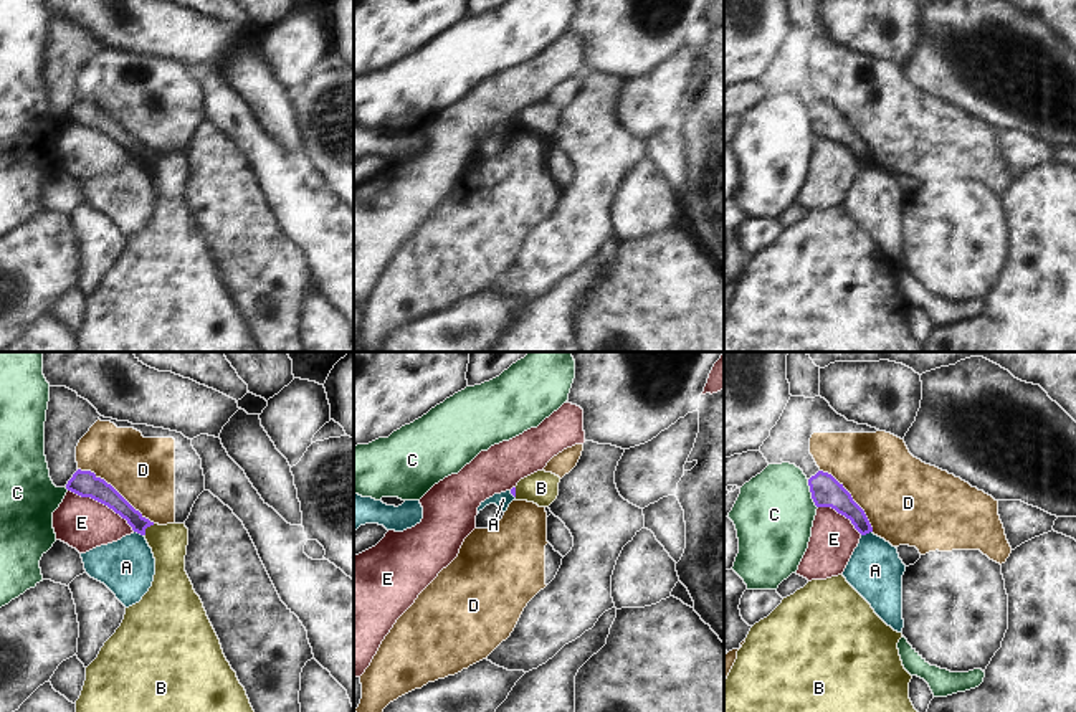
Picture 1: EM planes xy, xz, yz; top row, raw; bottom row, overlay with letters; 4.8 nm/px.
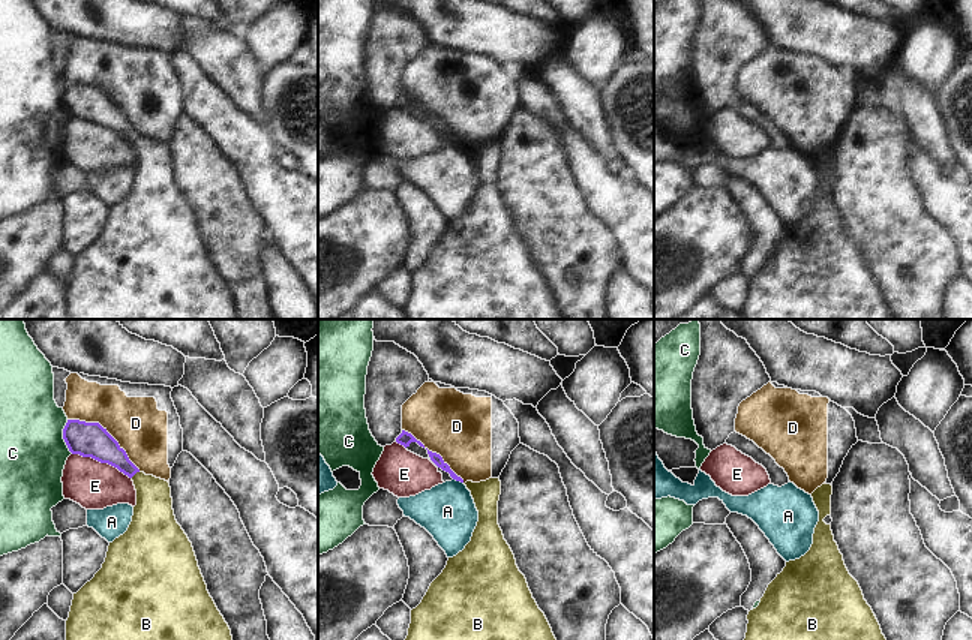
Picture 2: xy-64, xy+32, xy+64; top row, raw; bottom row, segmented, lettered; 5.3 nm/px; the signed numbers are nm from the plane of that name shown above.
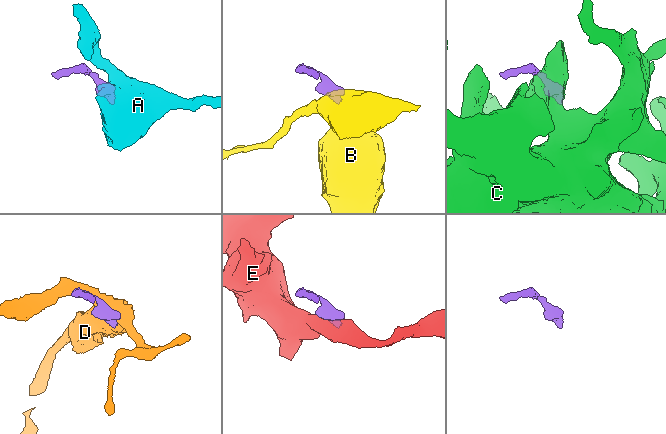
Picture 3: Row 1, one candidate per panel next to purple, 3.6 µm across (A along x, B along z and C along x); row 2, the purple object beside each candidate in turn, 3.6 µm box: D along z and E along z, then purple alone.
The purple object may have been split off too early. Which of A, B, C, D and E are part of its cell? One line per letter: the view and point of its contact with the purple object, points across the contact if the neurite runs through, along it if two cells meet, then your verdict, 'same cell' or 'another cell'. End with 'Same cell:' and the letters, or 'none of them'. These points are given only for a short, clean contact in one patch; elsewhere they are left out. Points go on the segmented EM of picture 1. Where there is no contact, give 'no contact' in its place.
A: meets purple in yz at (866, 532); border along yz (871, 531), (861, 536); another cell
B: meets purple in xy at (146, 527); runs through xy (106, 494), (146, 527), (169, 542); same cell
C: meets purple in yz at (812, 494); another cell
D: meets purple in xy at (114, 489); another cell
E: meets purple in xy at (103, 503); another cell
Same cell: B

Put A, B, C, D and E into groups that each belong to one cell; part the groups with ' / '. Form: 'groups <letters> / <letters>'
groups A / B / C / D / E

